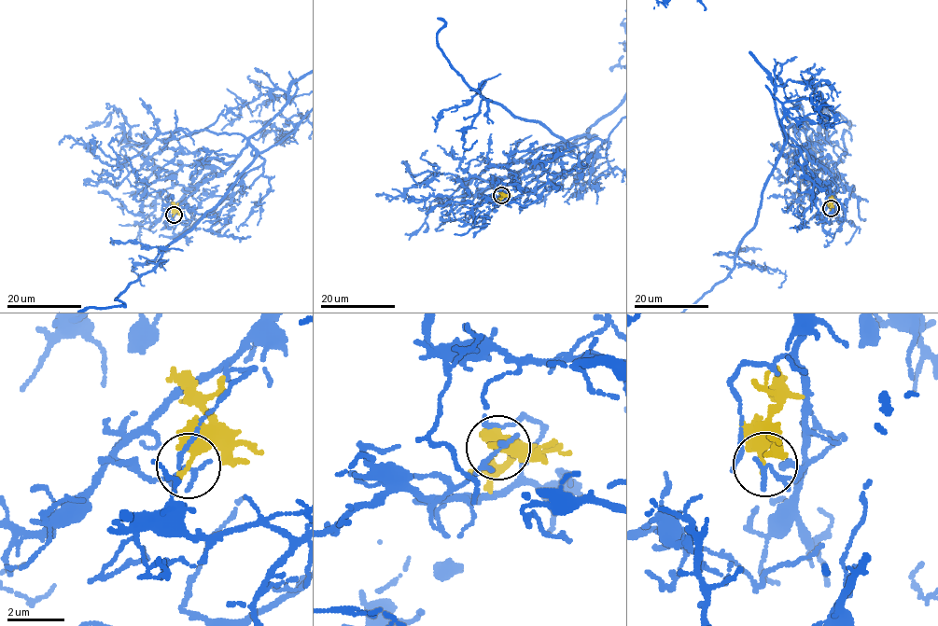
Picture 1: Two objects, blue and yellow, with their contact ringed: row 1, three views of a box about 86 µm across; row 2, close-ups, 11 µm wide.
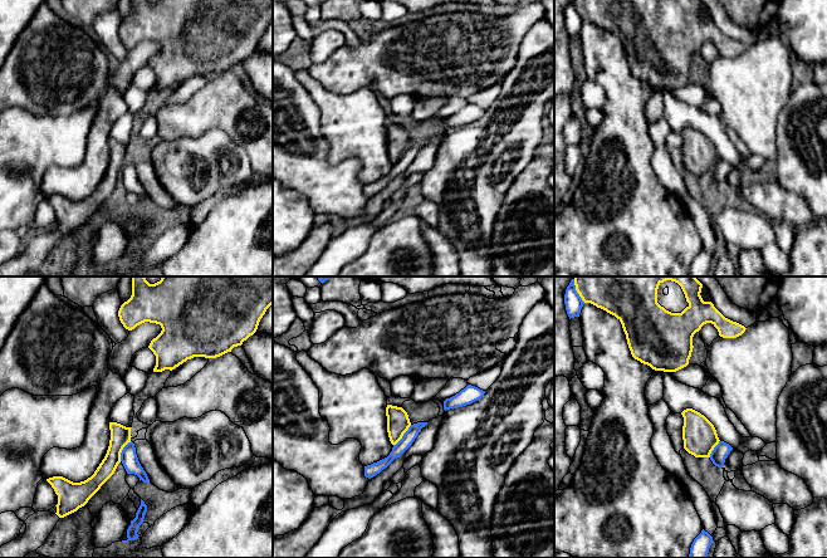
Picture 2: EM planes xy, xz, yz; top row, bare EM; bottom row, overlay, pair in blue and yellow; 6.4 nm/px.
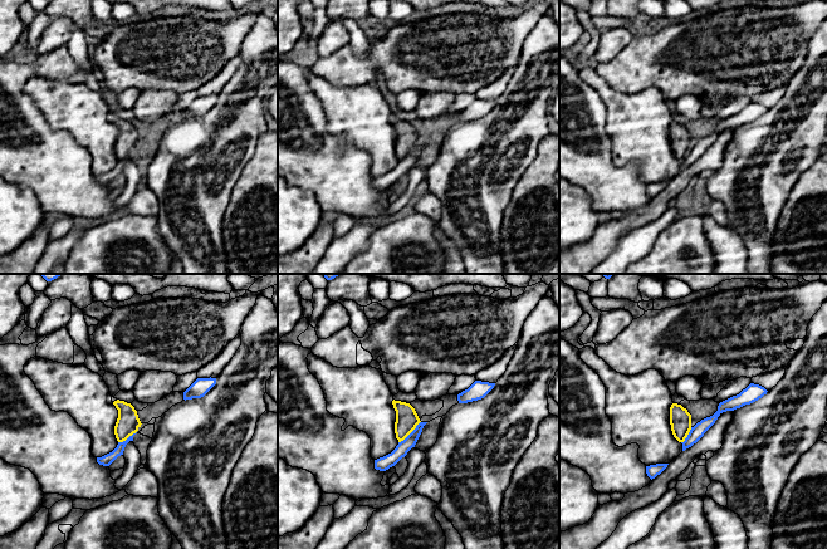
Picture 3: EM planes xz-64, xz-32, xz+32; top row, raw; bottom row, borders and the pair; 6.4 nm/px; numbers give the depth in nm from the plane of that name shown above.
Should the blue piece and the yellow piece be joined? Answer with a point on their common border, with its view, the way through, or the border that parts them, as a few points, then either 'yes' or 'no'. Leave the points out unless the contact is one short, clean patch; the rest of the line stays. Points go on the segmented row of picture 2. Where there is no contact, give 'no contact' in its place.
xz (404, 435) | no

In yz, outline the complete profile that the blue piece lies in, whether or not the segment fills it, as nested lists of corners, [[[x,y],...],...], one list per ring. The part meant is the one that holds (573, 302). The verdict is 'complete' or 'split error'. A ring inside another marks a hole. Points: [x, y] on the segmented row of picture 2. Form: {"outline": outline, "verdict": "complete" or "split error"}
{"outline": [[[574,279],[571,280],[569,285],[566,289],[564,304],[569,319],[579,317],[584,302],[576,290]]], "verdict": "complete"}

